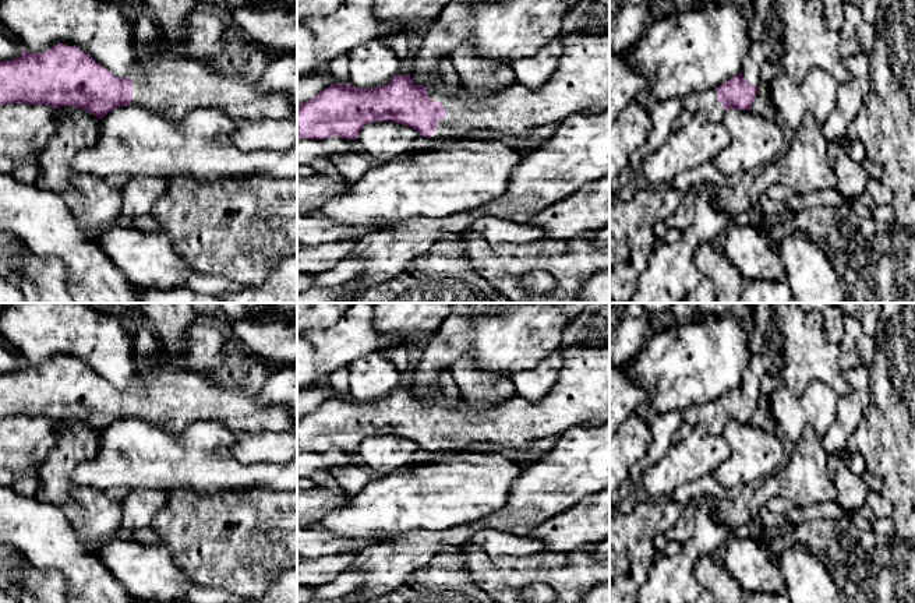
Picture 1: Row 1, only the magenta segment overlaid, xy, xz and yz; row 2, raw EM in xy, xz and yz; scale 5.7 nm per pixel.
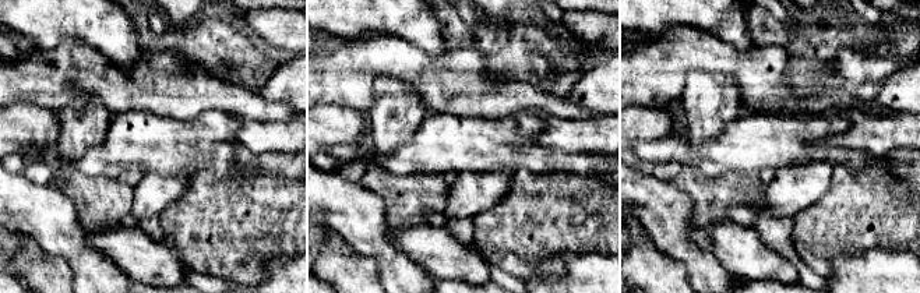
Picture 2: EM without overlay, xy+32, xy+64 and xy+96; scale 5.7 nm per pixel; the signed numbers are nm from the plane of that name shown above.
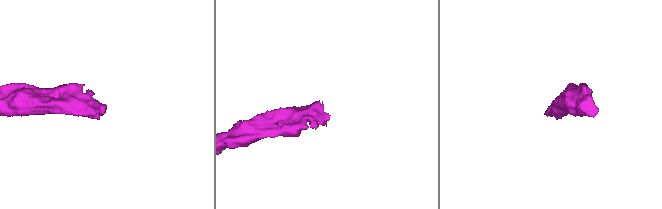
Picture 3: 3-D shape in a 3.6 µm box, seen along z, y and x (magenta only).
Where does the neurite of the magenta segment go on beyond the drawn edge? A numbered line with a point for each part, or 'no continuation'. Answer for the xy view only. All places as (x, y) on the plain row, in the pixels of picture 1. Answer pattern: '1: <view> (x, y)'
1: xy (172, 398)

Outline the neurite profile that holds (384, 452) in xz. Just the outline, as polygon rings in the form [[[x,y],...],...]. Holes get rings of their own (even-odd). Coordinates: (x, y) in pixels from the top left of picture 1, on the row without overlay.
[[[382,433],[365,437],[357,452],[364,466],[381,475],[389,475],[402,466],[414,463],[411,456],[418,449],[418,444],[411,440]]]

